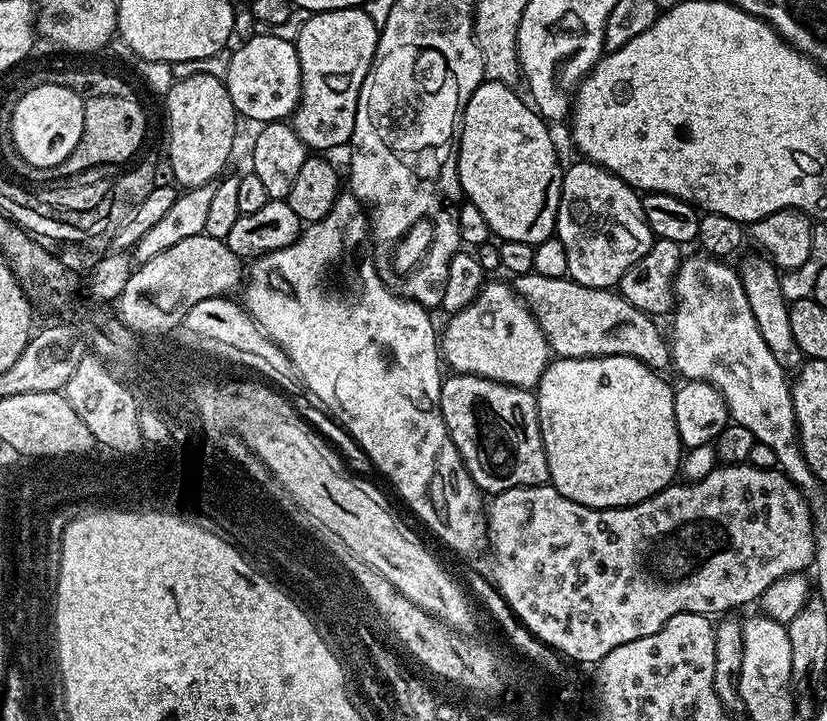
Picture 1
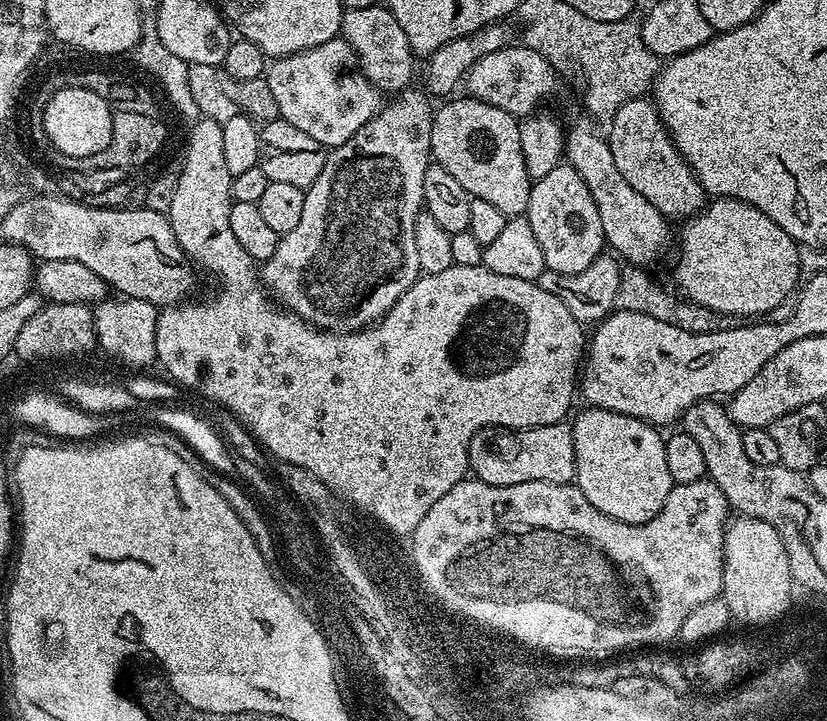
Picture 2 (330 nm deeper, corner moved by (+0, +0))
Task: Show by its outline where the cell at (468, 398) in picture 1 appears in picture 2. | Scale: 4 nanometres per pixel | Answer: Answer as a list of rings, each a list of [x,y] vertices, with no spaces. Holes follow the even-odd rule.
[[[568,422],[537,428],[483,428],[470,438],[468,467],[483,484],[514,486],[522,482],[570,484],[576,479],[572,425]]]

